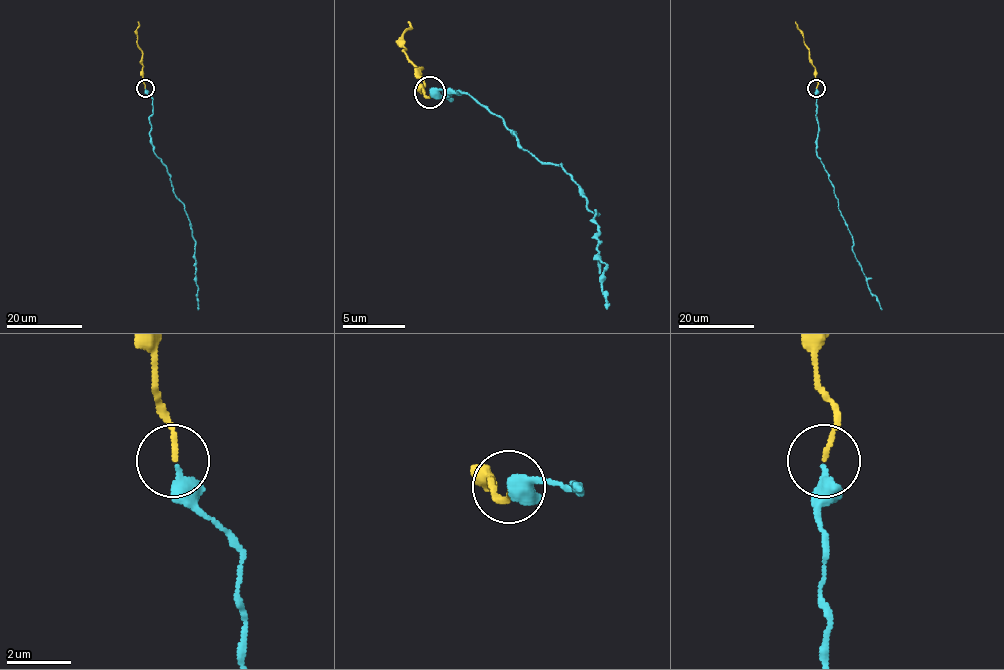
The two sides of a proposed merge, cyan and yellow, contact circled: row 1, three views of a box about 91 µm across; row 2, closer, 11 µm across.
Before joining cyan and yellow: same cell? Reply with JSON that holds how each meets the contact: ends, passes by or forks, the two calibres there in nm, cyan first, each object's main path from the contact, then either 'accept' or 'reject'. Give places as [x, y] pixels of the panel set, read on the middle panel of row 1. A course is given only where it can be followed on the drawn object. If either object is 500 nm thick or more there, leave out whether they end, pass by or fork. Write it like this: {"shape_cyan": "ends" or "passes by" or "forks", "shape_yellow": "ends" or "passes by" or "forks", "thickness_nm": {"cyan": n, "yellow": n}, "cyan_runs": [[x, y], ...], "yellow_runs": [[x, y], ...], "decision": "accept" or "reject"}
{"shape_cyan": "ends", "shape_yellow": "ends", "thickness_nm": {"cyan": 400, "yellow": 140}, "cyan_runs": [[431, 93], [452, 99], [459, 90], [578, 184], [596, 212], [606, 309]], "yellow_runs": [[431, 93], [427, 96], [421, 90], [421, 68], [405, 55], [402, 40], [412, 27], [409, 21]], "decision": "accept"}

